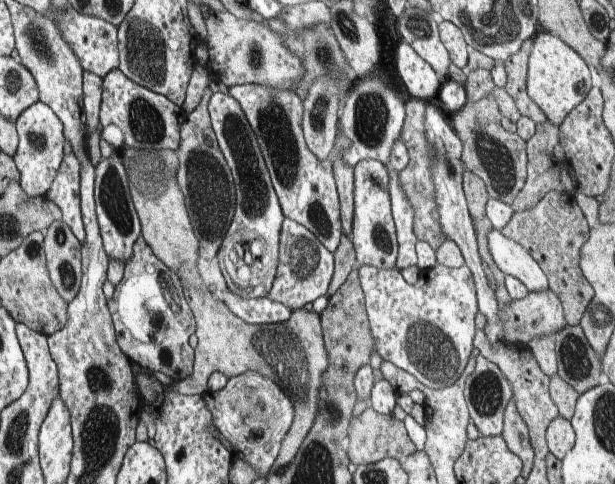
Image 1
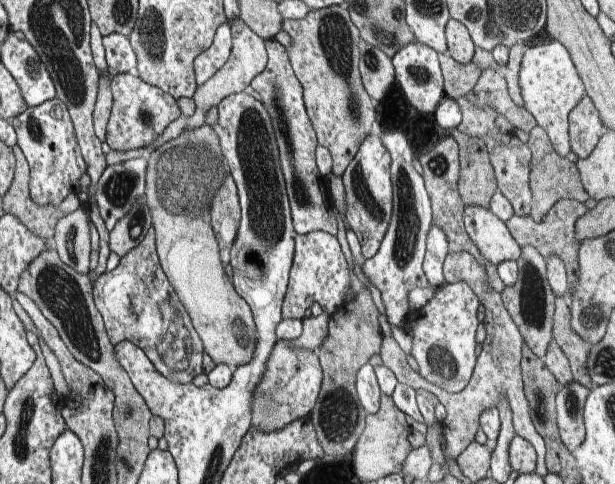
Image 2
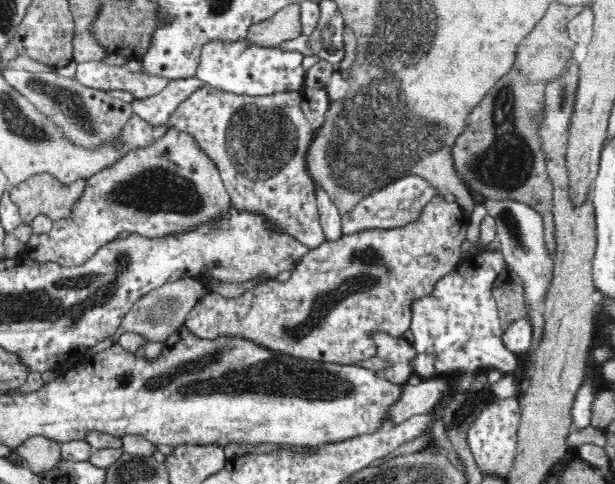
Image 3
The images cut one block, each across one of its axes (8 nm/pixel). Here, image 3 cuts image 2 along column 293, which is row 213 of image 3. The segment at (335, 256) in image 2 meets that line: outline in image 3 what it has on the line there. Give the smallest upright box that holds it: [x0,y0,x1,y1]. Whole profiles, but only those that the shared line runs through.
[168,85,325,249]

